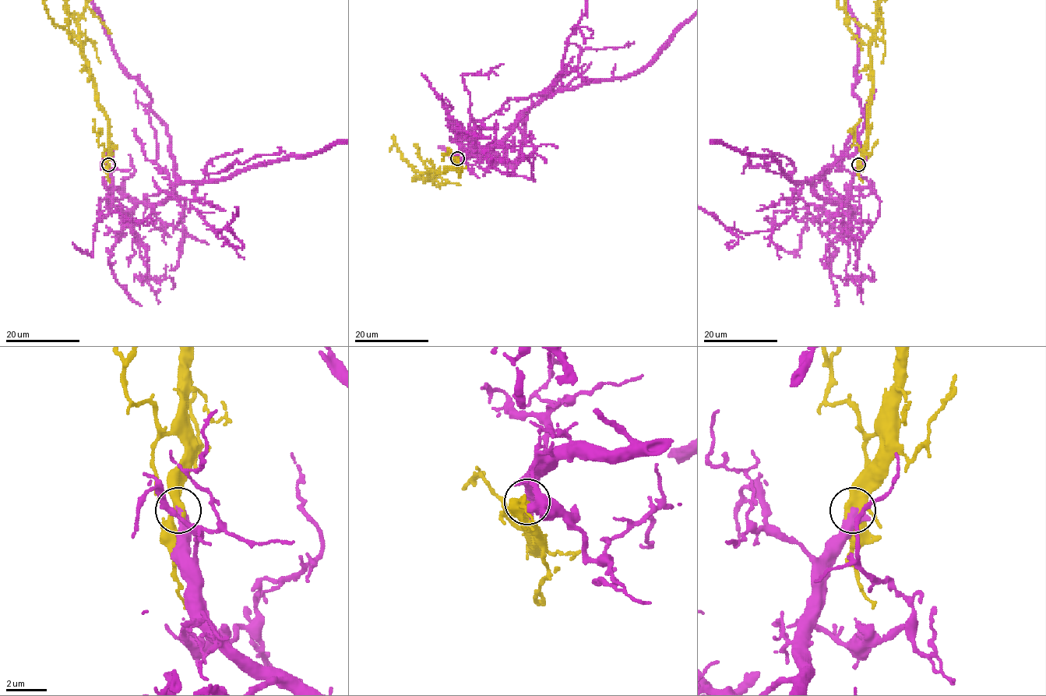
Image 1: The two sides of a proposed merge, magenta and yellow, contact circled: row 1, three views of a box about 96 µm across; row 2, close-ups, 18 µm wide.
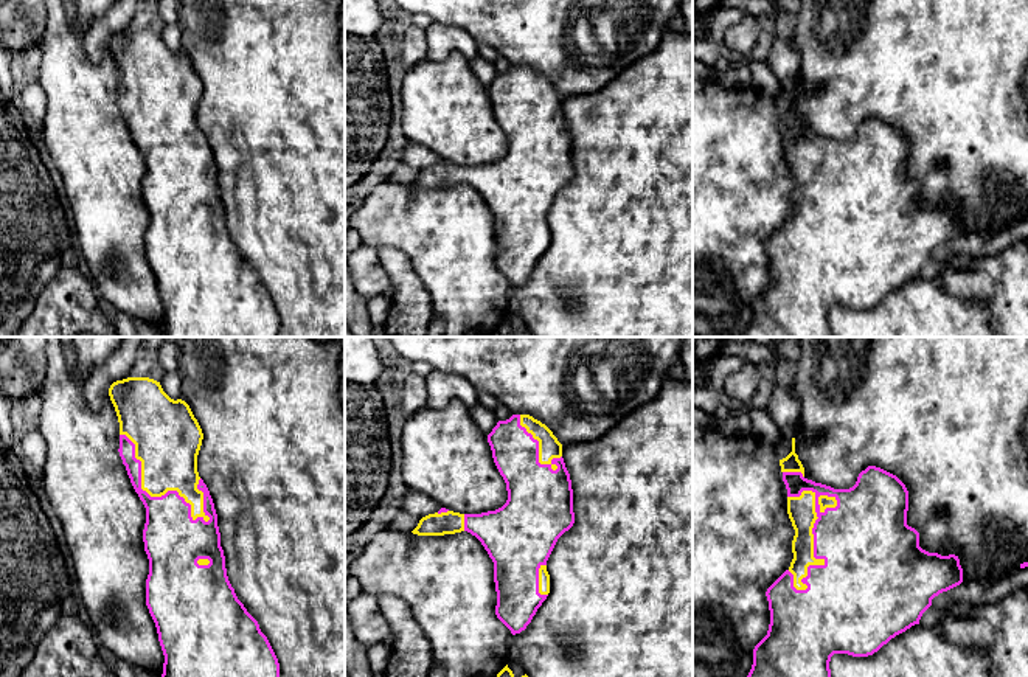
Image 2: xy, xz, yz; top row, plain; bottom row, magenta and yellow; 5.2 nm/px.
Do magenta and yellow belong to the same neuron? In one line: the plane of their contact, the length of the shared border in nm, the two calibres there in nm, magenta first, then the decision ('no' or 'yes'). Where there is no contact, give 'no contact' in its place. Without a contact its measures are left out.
yz | 550 nm | 440/140 nm | yes

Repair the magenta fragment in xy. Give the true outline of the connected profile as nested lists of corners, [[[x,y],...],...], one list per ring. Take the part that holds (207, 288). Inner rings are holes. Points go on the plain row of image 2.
[[[127,30],[109,40],[120,75],[120,109],[130,135],[146,160],[143,182],[149,211],[146,258],[155,275],[165,307],[165,337],[276,337],[280,315],[258,273],[247,264],[231,239],[213,151],[197,124],[197,107],[203,85],[189,57],[171,51],[160,34],[149,30]]]

